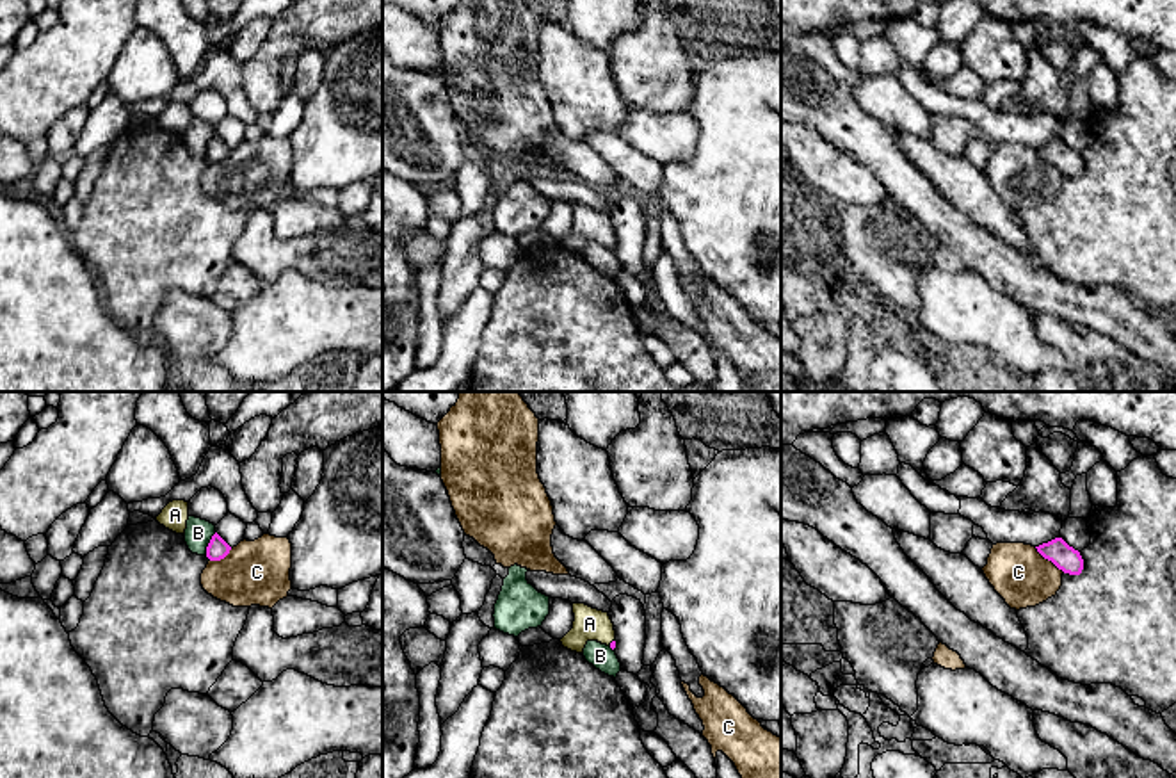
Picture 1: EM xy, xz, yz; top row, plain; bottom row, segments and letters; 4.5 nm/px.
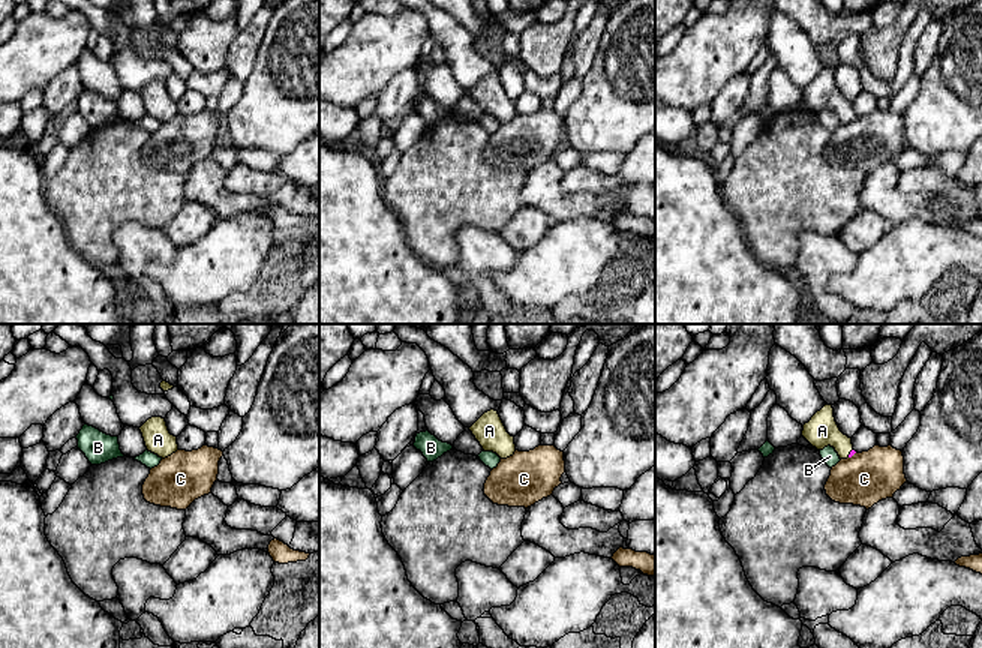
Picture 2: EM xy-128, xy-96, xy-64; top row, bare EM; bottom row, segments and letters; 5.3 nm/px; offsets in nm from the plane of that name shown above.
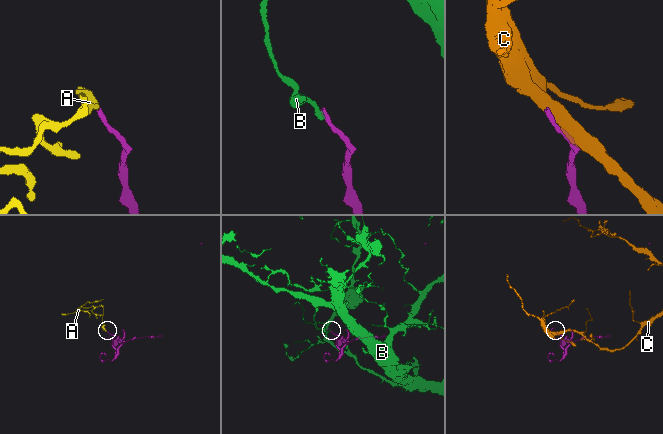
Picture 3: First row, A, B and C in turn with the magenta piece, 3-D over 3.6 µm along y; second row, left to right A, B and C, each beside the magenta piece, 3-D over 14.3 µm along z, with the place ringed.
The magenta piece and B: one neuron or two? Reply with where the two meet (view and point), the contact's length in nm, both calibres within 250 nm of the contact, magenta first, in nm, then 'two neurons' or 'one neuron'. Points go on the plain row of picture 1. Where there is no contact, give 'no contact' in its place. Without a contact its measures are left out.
xy (209, 145) | 110 nm | 100/120 nm | two neurons

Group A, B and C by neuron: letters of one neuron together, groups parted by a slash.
A / B / C

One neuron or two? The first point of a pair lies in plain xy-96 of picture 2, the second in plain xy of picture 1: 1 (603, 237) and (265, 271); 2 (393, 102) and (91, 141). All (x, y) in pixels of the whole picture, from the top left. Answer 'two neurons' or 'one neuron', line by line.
1: two neurons
2: two neurons

